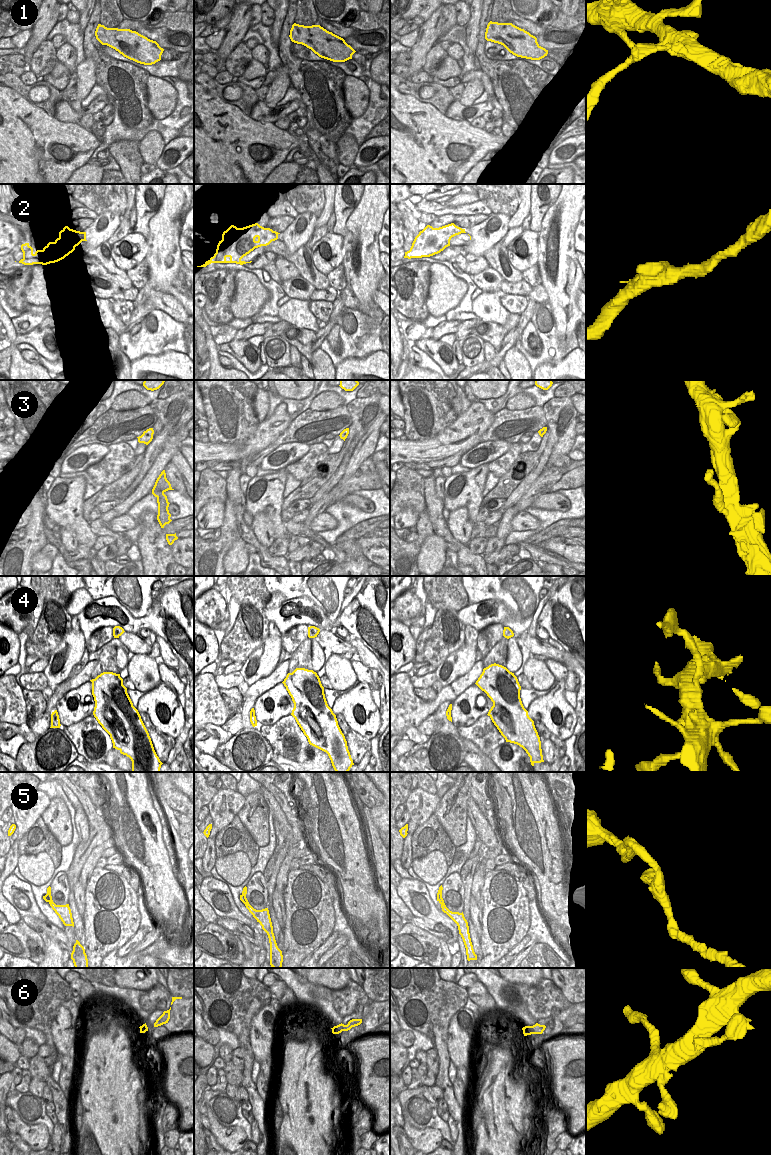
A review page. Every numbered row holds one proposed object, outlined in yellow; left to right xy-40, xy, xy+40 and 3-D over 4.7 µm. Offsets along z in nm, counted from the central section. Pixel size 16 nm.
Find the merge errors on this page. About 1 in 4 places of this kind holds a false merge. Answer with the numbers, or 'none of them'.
none of them

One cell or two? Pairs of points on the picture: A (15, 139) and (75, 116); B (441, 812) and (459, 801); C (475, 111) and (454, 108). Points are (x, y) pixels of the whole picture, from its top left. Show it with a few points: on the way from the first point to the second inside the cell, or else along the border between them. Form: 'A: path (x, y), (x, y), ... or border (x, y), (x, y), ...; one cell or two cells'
A: border (54, 116), (60, 121), (77, 123); two cells
B: path (445, 812), (448, 812), (455, 805); one cell
C: path (470, 111), (459, 111); one cell

